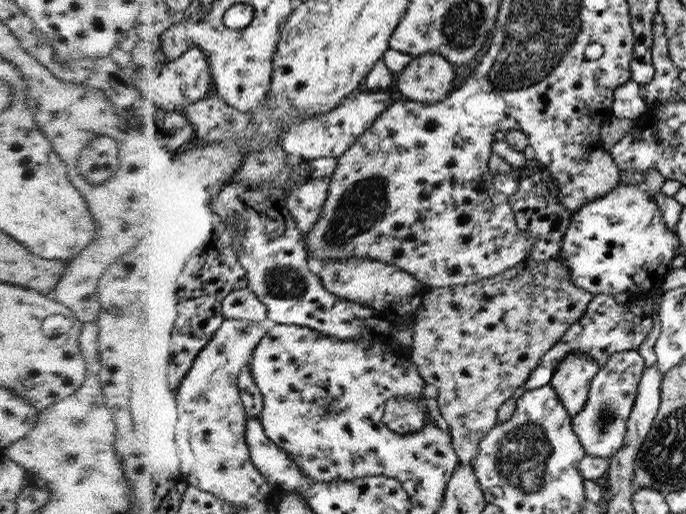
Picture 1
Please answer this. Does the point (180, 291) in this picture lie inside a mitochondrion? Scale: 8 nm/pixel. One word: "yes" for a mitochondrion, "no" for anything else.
no

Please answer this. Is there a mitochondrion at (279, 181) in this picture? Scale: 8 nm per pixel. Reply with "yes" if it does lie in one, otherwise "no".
no

